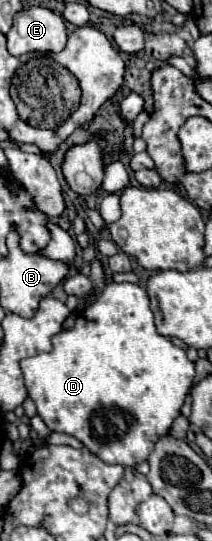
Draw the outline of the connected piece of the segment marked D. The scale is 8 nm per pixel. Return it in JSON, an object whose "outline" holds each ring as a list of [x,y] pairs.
{"outline":[[[134,283],[106,285],[102,295],[78,315],[72,329],[54,335],[54,349],[50,353],[26,357],[20,361],[20,367],[28,395],[50,431],[68,433],[102,461],[122,467],[144,463],[152,445],[168,435],[196,375],[194,363],[186,357],[186,351],[172,345],[170,339],[156,331],[150,297],[144,287]]]}

